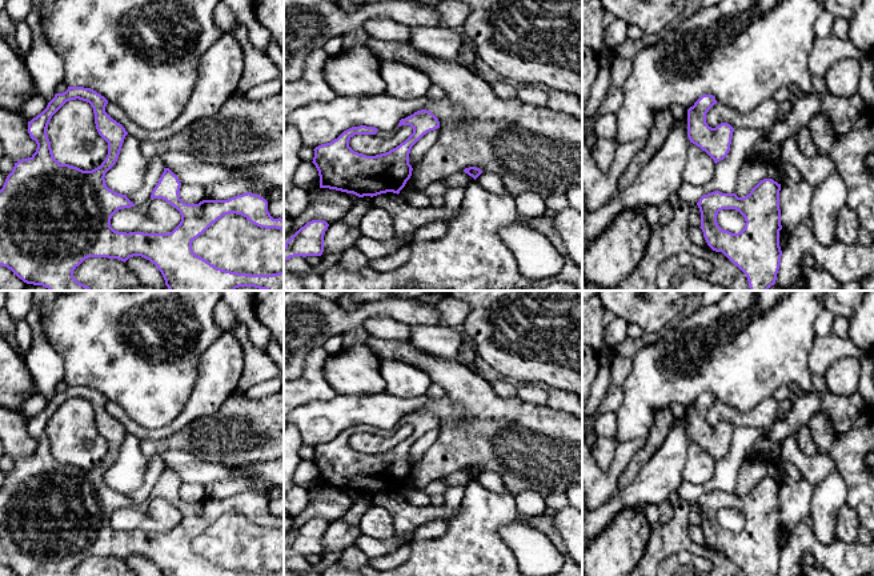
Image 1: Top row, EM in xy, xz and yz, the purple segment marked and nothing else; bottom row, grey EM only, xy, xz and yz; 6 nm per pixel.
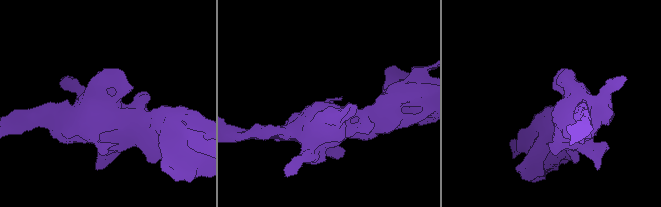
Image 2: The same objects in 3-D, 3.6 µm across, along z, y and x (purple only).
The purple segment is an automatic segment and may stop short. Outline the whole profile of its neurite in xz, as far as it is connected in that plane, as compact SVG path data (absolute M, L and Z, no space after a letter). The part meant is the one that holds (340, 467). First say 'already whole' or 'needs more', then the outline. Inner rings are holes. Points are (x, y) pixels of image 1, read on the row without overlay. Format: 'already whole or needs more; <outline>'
already whole; M426 408L401 417L398 425L410 424L413 432L386 452L366 455L354 451L349 439L354 433L376 433L374 425L352 425L330 441L316 445L313 463L320 475L320 487L353 492L358 496L386 491L400 492L412 475L409 452L428 431L440 427L438 417Z

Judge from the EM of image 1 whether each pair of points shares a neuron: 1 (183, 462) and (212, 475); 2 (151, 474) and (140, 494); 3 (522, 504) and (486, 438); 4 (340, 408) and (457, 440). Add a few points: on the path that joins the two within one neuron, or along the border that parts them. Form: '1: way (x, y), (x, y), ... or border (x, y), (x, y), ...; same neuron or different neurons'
1: way (189, 468), (205, 471); same neuron
2: way (149, 479), (145, 488); same neuron
3: border (544, 496), (534, 491), (520, 491), (513, 498); different neurons
4: border (445, 395), (461, 407), (468, 420), (466, 426); different neurons

